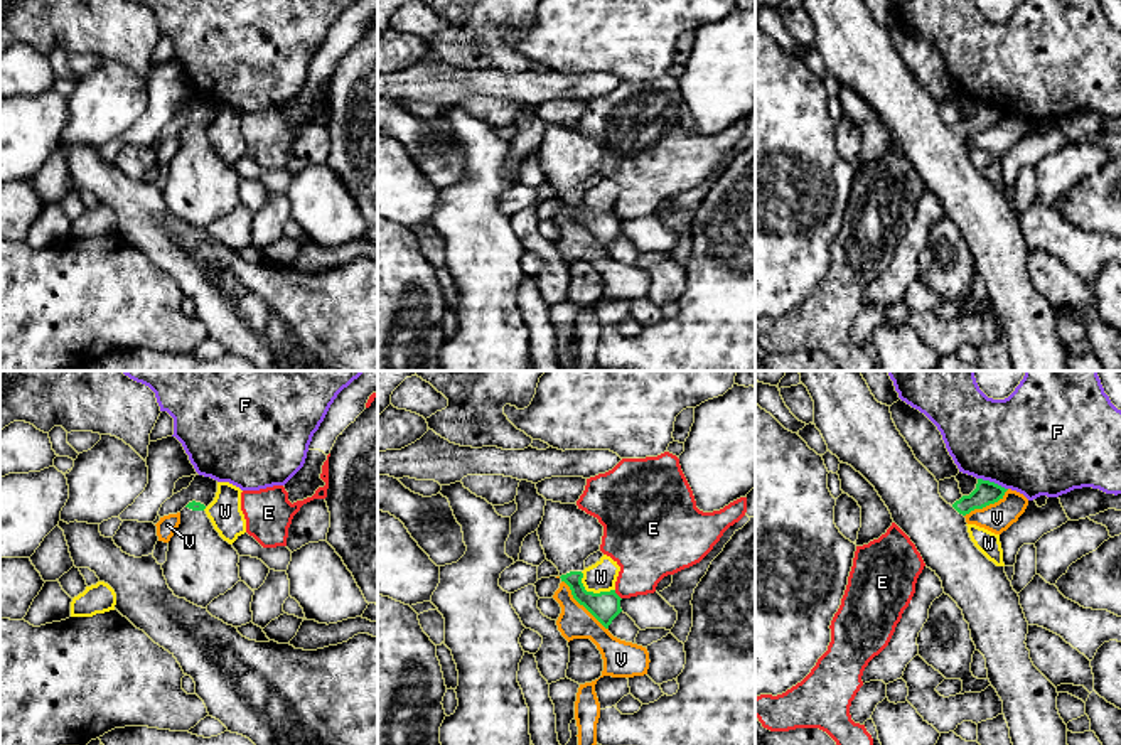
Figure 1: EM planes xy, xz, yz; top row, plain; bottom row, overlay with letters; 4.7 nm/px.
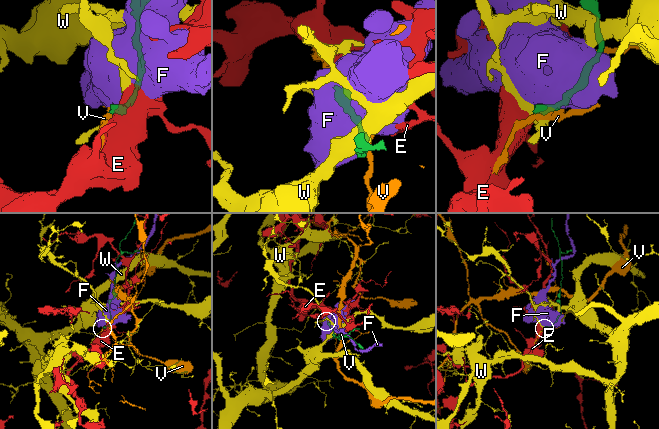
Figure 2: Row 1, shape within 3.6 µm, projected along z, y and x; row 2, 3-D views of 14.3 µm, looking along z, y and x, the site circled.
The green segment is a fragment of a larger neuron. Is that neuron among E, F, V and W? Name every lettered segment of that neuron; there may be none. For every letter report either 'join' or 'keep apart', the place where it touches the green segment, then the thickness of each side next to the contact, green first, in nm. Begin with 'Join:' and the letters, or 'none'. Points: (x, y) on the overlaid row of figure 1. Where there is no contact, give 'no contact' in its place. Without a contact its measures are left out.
Join: none
E: keep apart; contact xz (617, 595); calibres 140 and 300 nm
F: keep apart; contact yz (993, 482); calibres 120 and 480 nm
V: keep apart; contact xz (582, 604); calibres 140 and 160 nm
W: keep apart; contact xz (592, 592); calibres 140 and 140 nm

